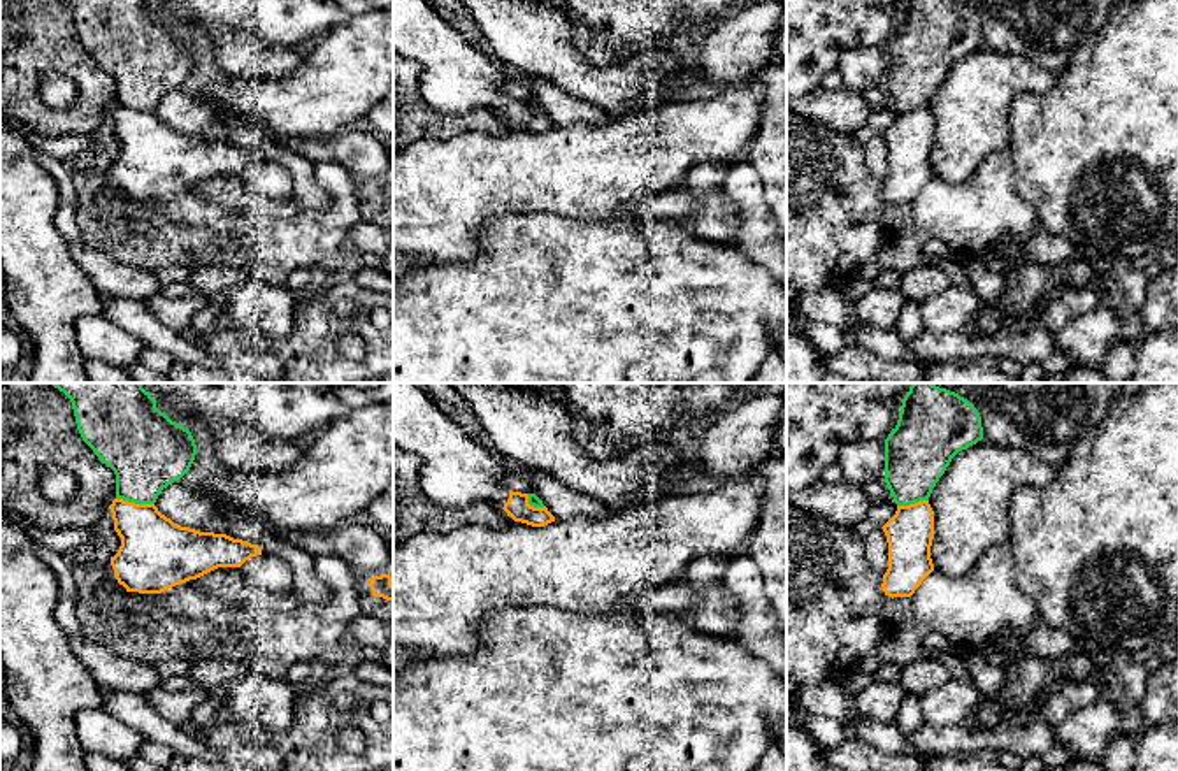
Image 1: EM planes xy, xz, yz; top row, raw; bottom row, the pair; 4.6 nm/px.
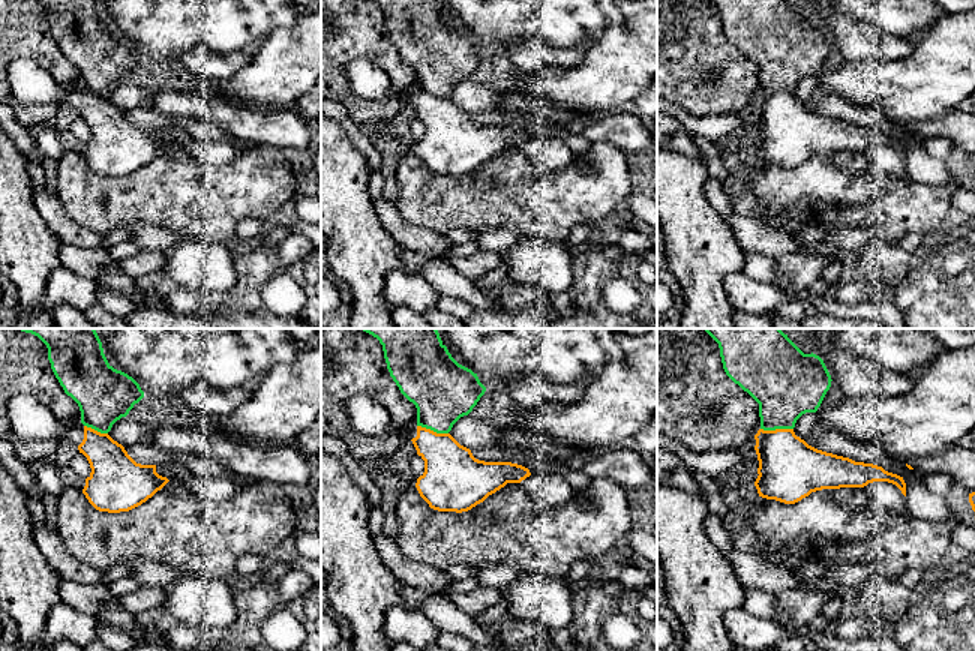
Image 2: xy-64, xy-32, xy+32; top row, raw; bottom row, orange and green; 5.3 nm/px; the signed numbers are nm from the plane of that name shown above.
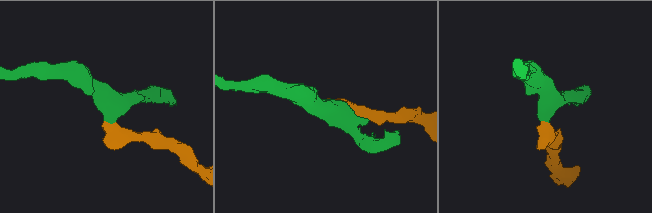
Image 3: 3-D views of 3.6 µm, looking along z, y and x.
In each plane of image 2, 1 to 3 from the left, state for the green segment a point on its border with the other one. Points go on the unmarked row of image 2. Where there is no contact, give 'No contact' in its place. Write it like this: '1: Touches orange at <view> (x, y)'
1: Touches orange at xy-64 (96, 95)
2: Touches orange at xy-32 (432, 95)
3: Touches orange at xy+32 (777, 93)

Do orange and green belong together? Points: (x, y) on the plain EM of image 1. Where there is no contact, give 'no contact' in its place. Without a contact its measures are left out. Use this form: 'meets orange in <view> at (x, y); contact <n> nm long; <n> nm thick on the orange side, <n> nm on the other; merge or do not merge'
meets orange in xy at (134, 109); contact 180 nm long; 320 nm thick on the orange side, 360 nm on the other; do not merge

